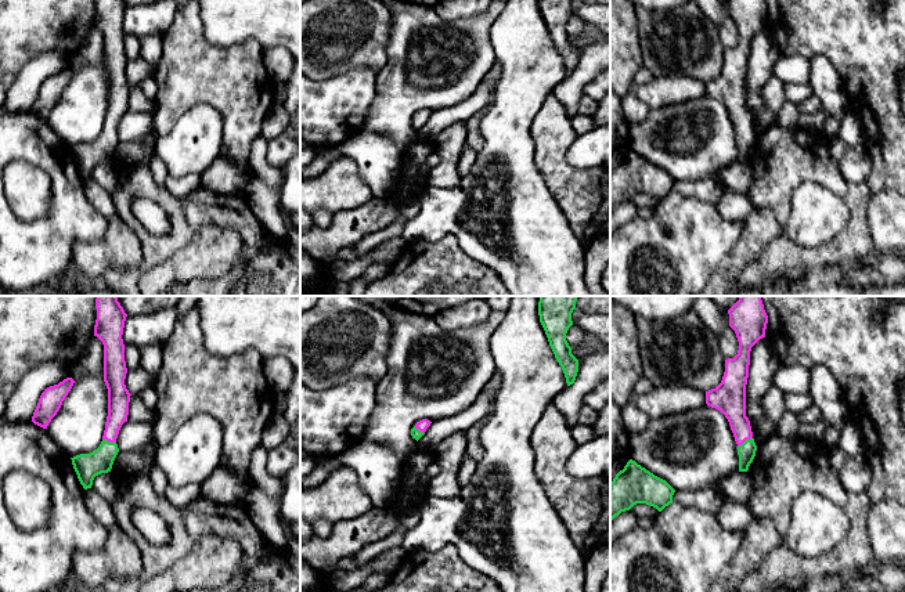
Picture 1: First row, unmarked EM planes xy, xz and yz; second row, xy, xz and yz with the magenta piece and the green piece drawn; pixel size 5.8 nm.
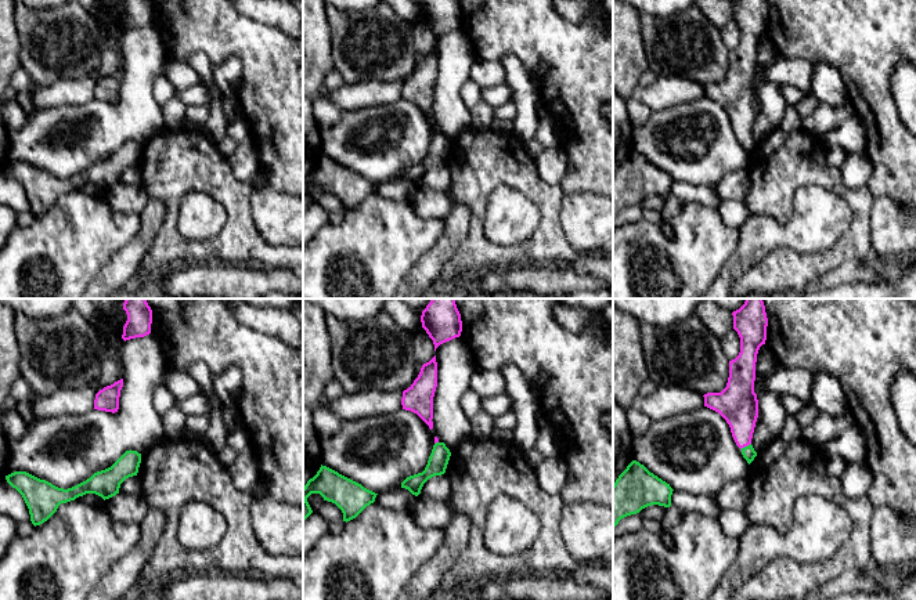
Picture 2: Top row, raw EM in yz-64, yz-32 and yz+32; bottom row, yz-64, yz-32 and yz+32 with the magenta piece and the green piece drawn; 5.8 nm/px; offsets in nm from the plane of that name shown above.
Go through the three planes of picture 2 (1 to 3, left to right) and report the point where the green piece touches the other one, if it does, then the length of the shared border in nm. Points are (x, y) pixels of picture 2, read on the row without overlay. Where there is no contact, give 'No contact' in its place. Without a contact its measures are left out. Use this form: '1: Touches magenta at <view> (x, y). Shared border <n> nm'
1: No contact
2: Touches magenta at yz-32 (436, 132). Shared border 30 nm
3: Touches magenta at yz+32 (745, 136). Shared border 70 nm

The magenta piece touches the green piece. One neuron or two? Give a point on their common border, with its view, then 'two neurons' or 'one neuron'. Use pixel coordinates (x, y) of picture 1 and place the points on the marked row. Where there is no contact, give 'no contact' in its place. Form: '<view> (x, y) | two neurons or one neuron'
yz (745, 440) | one neuron

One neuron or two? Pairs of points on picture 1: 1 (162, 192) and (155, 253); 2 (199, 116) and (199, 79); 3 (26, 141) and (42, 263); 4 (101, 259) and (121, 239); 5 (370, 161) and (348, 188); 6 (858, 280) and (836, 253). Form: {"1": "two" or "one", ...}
{"1": "one", "2": "two", "3": "one", "4": "one", "5": "two", "6": "two"}

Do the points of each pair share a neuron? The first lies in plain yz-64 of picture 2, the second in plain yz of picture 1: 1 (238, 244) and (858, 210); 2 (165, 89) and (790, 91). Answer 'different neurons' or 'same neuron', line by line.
1: same neuron
2: different neurons

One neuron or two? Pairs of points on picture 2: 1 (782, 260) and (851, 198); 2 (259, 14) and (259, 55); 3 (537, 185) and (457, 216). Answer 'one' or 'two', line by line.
1: one
2: two
3: two

